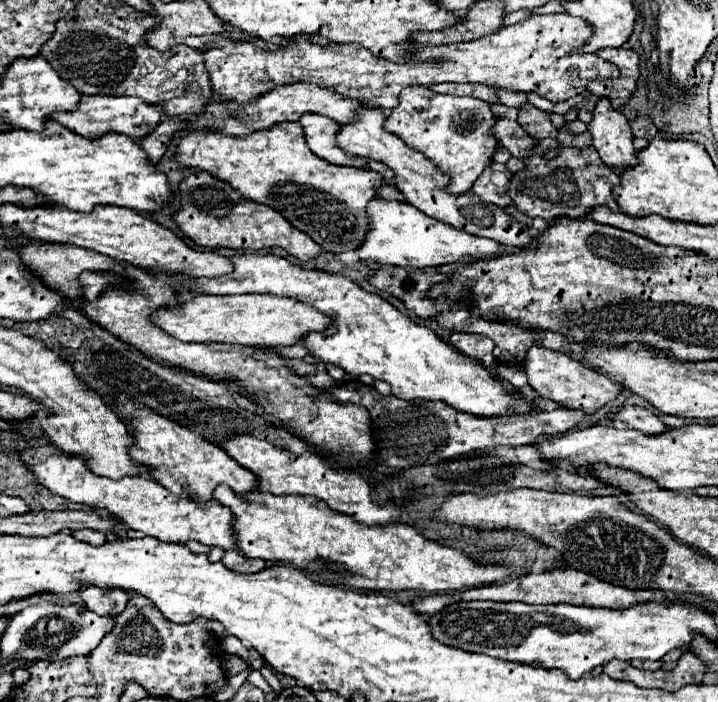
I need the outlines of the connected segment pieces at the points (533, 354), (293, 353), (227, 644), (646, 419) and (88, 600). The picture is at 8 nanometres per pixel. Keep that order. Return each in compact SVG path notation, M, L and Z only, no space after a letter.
M534 346L526 352L524 372L528 376L528 384L542 396L560 404L568 404L568 408L582 408L584 412L594 412L606 402L614 400L620 392L620 386L614 384L606 374L586 368L582 362L572 360L564 352L548 350L542 346Z
M294 344L294 346L288 346L288 348L274 348L272 352L278 352L282 358L304 358L308 352L302 348L302 344Z
M228 636L220 642L222 651L226 654L238 655L243 660L249 660L248 649L243 646L241 640L234 636Z
M622 406L612 416L612 426L614 428L638 428L640 432L646 432L646 434L658 434L666 430L666 426L660 422L656 414L640 406Z
M82 586L80 588L80 598L84 600L86 608L94 610L100 616L116 616L118 612L122 612L122 608L128 602L128 594L120 588L96 588L96 586Z

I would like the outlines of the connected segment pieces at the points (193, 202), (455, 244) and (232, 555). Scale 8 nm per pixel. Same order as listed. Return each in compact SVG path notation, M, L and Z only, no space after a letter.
M192 170L180 184L180 202L182 206L172 214L176 226L198 246L204 248L272 248L280 246L288 254L300 258L302 262L318 256L322 248L304 232L294 228L284 216L270 206L250 202L242 198L234 188L218 178Z
M372 198L366 208L368 216L368 230L362 246L356 248L356 254L364 262L376 262L380 266L440 266L452 262L470 262L480 258L490 258L500 254L500 246L494 240L476 238L468 232L458 232L448 224L440 224L438 220L426 216L418 208L408 202Z
M228 550L222 558L222 564L232 570L232 572L240 572L240 574L252 574L252 572L260 572L262 568L266 568L266 562L264 560L252 560L252 558L246 558L242 556L240 552L234 552L234 550Z

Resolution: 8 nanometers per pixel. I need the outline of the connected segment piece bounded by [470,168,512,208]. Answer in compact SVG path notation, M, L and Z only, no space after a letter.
M486 168L480 178L474 182L474 186L470 188L480 200L484 202L490 202L490 204L496 204L500 208L506 208L508 204L512 204L510 196L506 194L506 188L498 188L490 182L490 168Z

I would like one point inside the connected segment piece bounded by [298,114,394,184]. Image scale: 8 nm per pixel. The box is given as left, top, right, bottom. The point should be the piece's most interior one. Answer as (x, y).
(319, 132)

